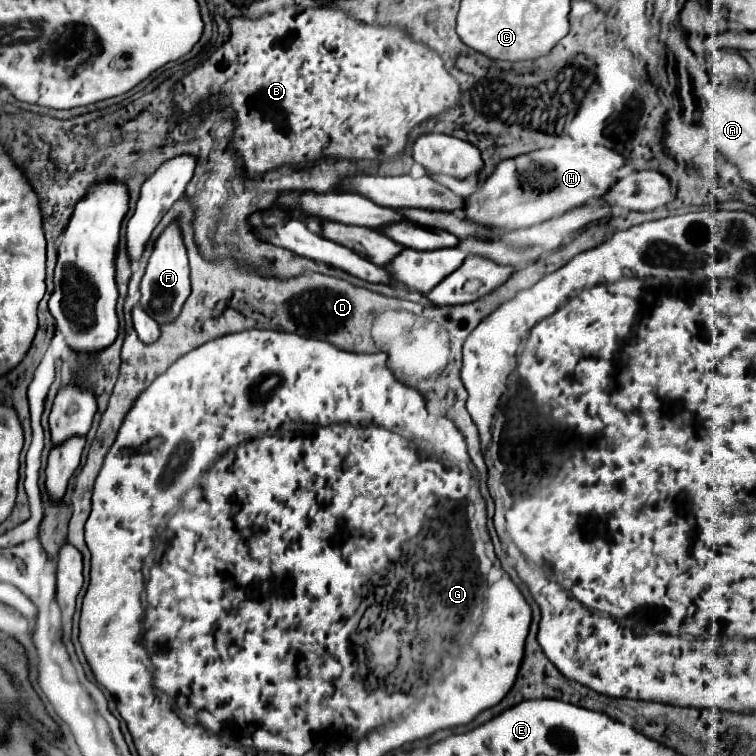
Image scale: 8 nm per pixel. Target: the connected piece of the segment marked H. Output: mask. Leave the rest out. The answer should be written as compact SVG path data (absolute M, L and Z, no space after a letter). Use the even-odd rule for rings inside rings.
M578 146L578 148L540 148L540 150L532 150L528 154L520 154L508 160L502 160L494 172L482 182L480 190L476 190L474 194L470 194L464 200L464 214L468 220L472 220L478 226L484 228L496 228L496 230L520 230L520 228L528 228L552 218L562 216L564 212L586 204L590 198L602 198L614 180L614 172L620 170L626 162L624 162L624 154L616 152L612 148L606 146Z

